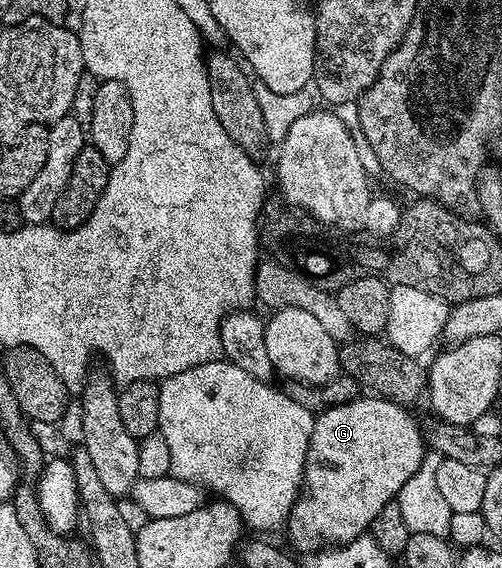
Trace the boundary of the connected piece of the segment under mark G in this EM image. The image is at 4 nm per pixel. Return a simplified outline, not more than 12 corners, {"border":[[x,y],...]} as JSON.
{"border":[[411,409],[317,413],[288,529],[308,552],[367,535],[421,469]]}

